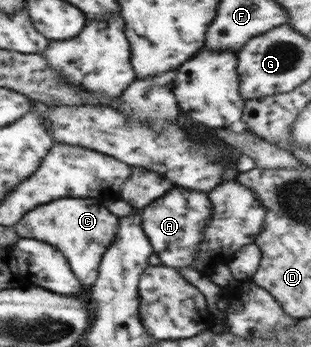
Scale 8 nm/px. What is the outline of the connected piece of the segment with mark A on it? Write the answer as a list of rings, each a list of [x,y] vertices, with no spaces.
[[[173,187],[163,197],[152,201],[139,211],[142,227],[151,242],[154,253],[159,256],[163,266],[179,269],[192,267],[195,261],[195,251],[203,239],[203,229],[207,229],[207,220],[212,214],[212,205],[208,193],[199,190]]]

